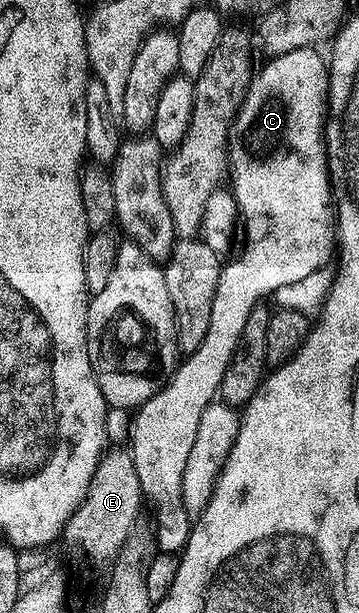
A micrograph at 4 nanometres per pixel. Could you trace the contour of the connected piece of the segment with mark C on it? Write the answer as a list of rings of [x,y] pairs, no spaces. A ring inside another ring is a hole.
[[[316,47],[300,48],[299,50],[291,50],[291,54],[279,54],[278,56],[266,59],[266,64],[262,68],[260,65],[259,71],[254,75],[252,83],[249,84],[249,89],[245,92],[245,98],[241,103],[240,110],[237,111],[237,116],[233,120],[227,137],[227,164],[231,169],[231,180],[233,176],[231,191],[233,197],[237,199],[237,211],[240,219],[243,221],[243,236],[245,232],[245,236],[249,241],[246,242],[241,256],[235,257],[230,264],[228,261],[222,267],[219,274],[217,293],[211,302],[211,318],[207,326],[207,334],[203,334],[203,342],[199,346],[199,350],[188,353],[178,363],[177,367],[173,369],[172,376],[166,380],[163,387],[146,404],[136,409],[131,416],[131,451],[133,453],[135,474],[139,474],[142,497],[153,502],[153,510],[157,518],[157,520],[155,519],[157,547],[163,552],[180,553],[184,549],[185,543],[189,540],[190,530],[193,529],[194,521],[191,519],[191,513],[183,506],[183,494],[181,493],[183,466],[187,466],[187,454],[191,454],[191,445],[195,442],[195,430],[199,430],[199,418],[203,418],[203,410],[209,404],[214,403],[215,397],[218,395],[221,383],[223,382],[223,374],[227,370],[227,366],[235,354],[235,346],[243,334],[243,326],[247,322],[247,314],[251,314],[251,310],[255,305],[262,303],[266,298],[272,297],[273,292],[279,290],[279,286],[291,286],[291,282],[300,282],[302,278],[307,278],[307,274],[326,267],[330,263],[329,259],[335,256],[335,245],[337,244],[335,201],[329,183],[329,158],[325,150],[325,121],[327,119],[327,105],[329,102],[329,69],[326,57],[324,55],[321,57],[317,52],[320,51]]]

